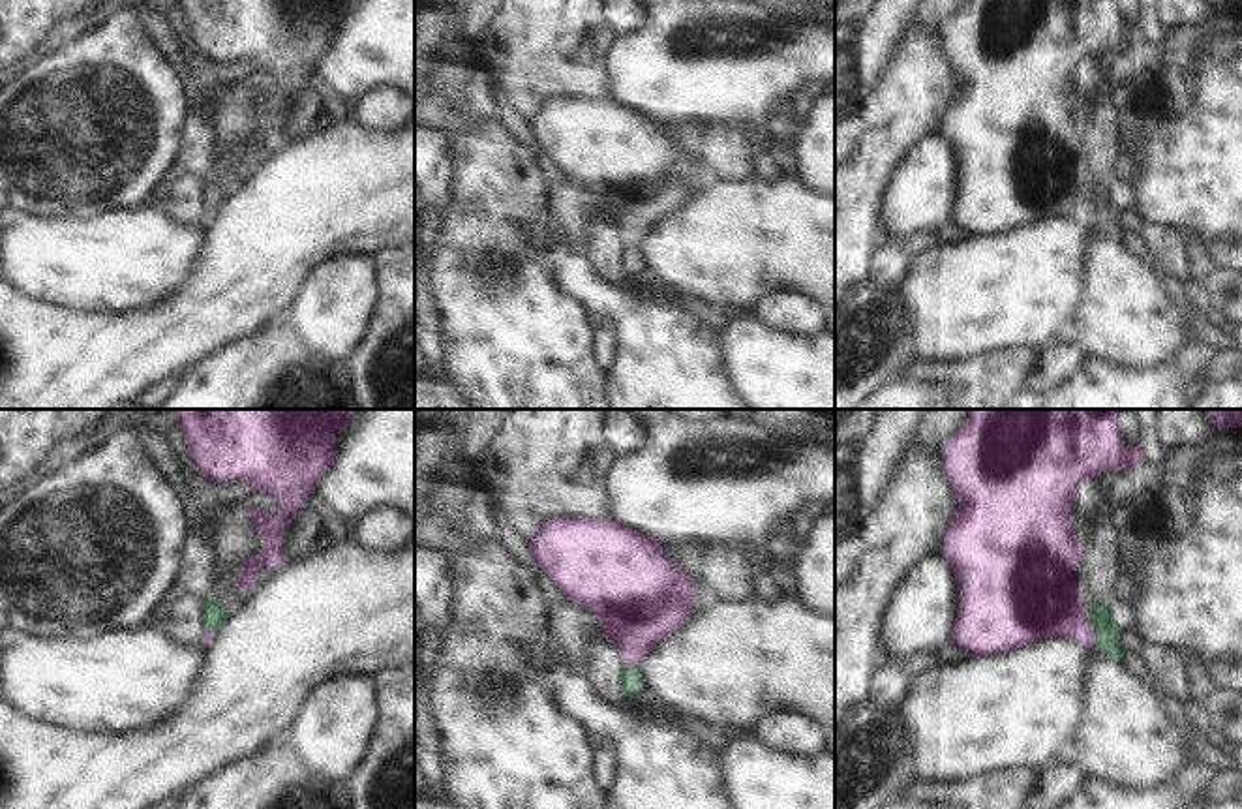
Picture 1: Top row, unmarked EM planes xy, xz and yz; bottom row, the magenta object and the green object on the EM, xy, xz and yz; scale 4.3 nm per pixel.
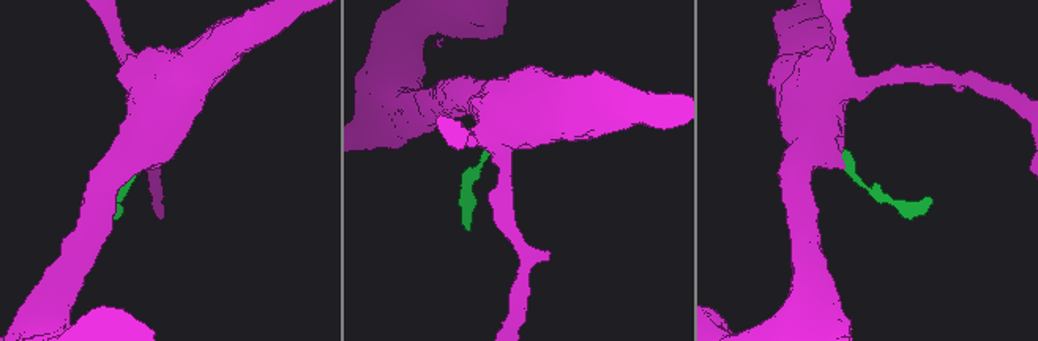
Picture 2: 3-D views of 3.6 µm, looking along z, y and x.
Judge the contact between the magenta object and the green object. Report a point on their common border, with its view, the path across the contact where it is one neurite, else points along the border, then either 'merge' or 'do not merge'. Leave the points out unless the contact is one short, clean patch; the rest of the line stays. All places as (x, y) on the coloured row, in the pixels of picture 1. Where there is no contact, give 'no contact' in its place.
meets magenta in yz at (1090, 629); runs through yz (1042, 599), (1075, 624), (1090, 629), (1104, 625); merge

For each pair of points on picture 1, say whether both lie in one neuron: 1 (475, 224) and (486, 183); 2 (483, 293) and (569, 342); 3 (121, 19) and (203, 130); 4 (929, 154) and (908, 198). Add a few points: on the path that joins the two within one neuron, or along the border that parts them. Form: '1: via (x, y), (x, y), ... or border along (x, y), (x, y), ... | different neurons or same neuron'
1: border along (451, 203), (471, 203), (522, 218) | different neurons
2: via (503, 310), (513, 318), (548, 331) | same neuron
3: border along (188, 102), (188, 111), (179, 130), (177, 152) | different neurons
4: via (929, 166), (927, 177), (920, 186) | same neuron

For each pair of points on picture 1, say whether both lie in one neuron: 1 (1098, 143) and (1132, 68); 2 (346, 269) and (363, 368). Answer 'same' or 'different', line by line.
1: same
2: different

